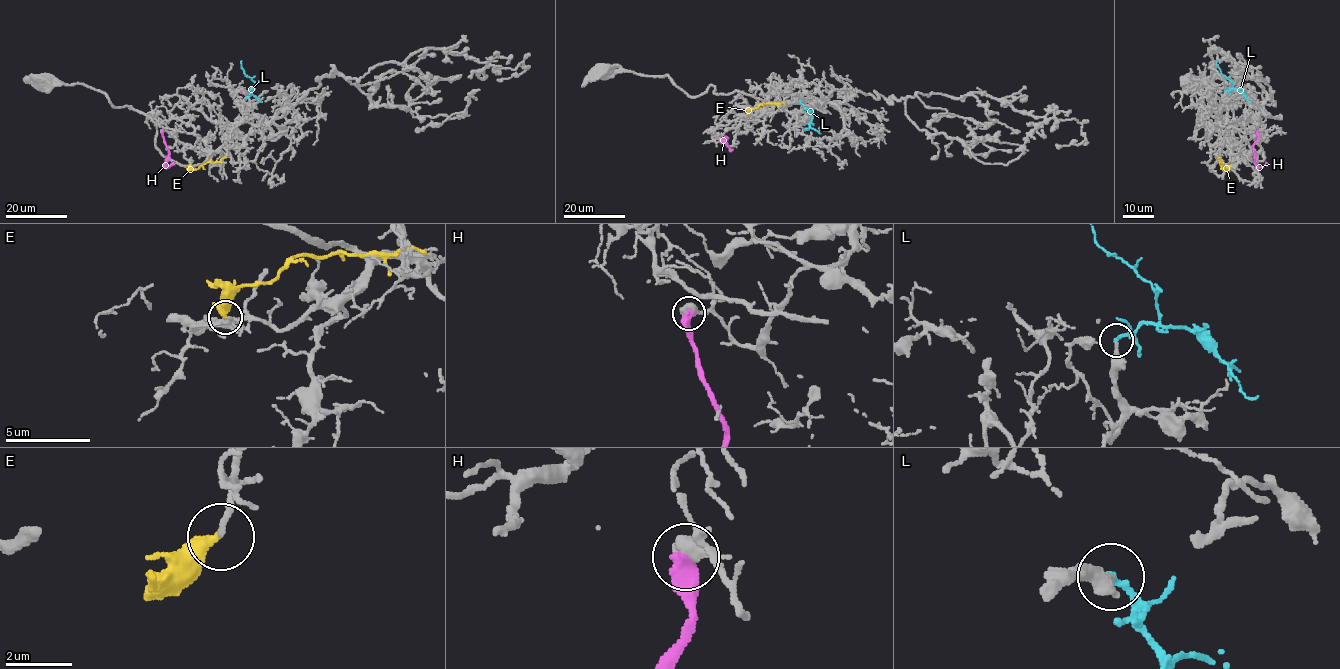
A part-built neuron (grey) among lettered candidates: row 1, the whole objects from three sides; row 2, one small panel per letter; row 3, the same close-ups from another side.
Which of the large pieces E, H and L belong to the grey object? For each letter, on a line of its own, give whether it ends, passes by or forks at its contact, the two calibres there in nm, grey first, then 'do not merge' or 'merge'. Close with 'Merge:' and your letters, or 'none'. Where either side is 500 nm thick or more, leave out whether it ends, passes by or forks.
E: it ends; calibres 170 and 420 nm; do not merge
H: calibres 650 and 550 nm; do not merge
L: it ends; calibres 240 and 220 nm; merge
Merge: L

